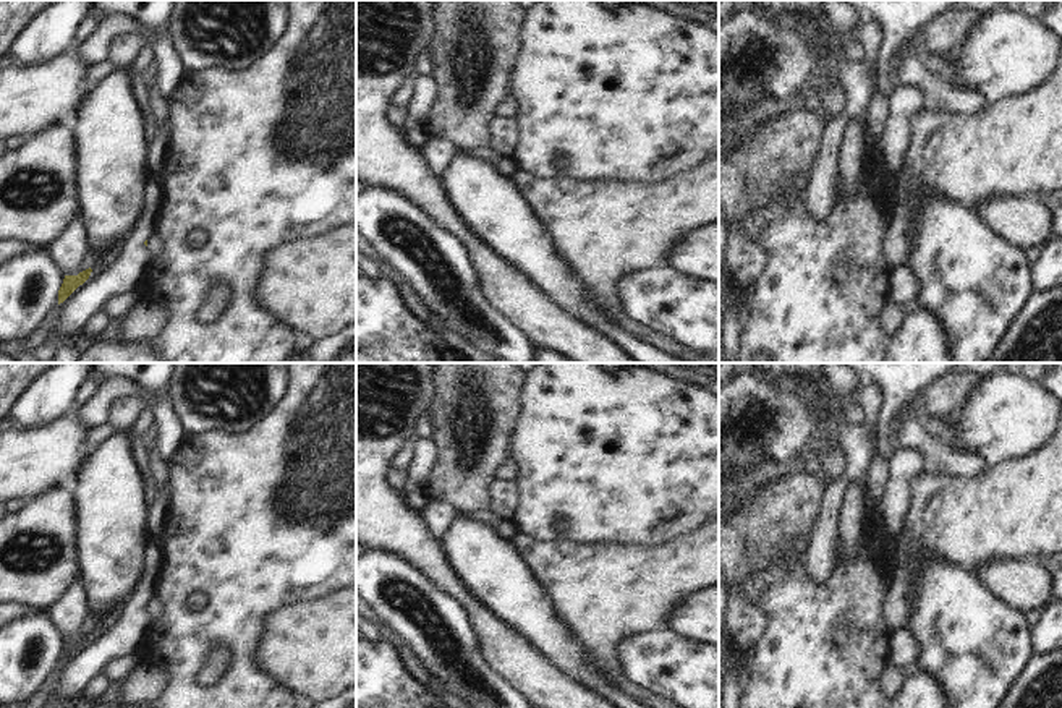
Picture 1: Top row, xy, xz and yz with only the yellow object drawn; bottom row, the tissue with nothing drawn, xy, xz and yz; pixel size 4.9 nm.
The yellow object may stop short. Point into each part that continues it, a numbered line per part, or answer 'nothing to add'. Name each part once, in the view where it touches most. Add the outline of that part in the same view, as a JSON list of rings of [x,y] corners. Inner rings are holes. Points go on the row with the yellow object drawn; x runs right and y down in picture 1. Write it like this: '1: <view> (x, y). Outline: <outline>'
1: xy (154, 243). Outline: [[[157,232],[151,233],[147,238],[147,250],[151,253],[151,259],[154,259],[160,253],[160,248],[162,248],[160,235]]]

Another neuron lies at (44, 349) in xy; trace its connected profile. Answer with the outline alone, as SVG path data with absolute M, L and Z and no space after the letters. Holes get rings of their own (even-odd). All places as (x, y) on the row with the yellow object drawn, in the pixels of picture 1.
M40 339L40 340L32 342L31 345L32 345L34 356L40 363L49 363L50 358L57 352L58 342L50 340L50 339Z

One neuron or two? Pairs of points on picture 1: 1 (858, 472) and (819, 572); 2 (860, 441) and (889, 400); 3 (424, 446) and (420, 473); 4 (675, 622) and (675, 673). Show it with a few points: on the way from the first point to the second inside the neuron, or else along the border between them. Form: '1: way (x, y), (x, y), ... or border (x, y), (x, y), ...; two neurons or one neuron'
1: way (832, 493), (821, 546); one neuron
2: border (873, 379), (881, 388), (876, 438); two neurons
3: way (423, 452), (420, 467); one neuron
4: border (662, 627), (701, 644); two neurons

